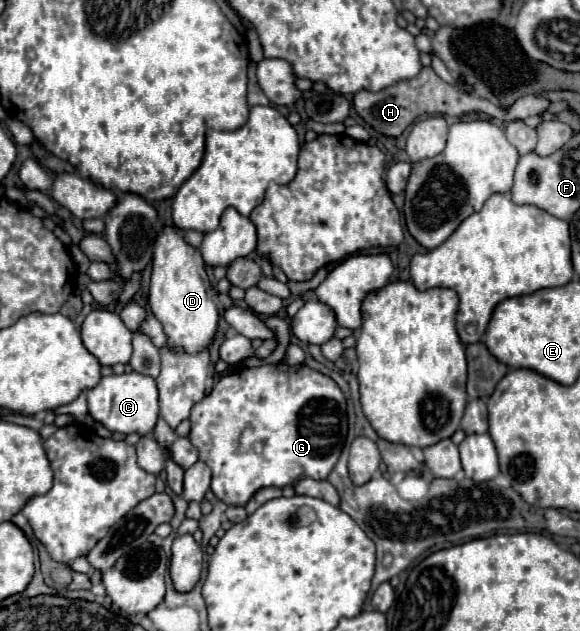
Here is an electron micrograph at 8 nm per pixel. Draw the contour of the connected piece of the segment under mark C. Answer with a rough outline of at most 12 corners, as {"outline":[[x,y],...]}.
{"outline":[[136,371],[88,389],[88,413],[110,431],[148,435],[156,379]]}

